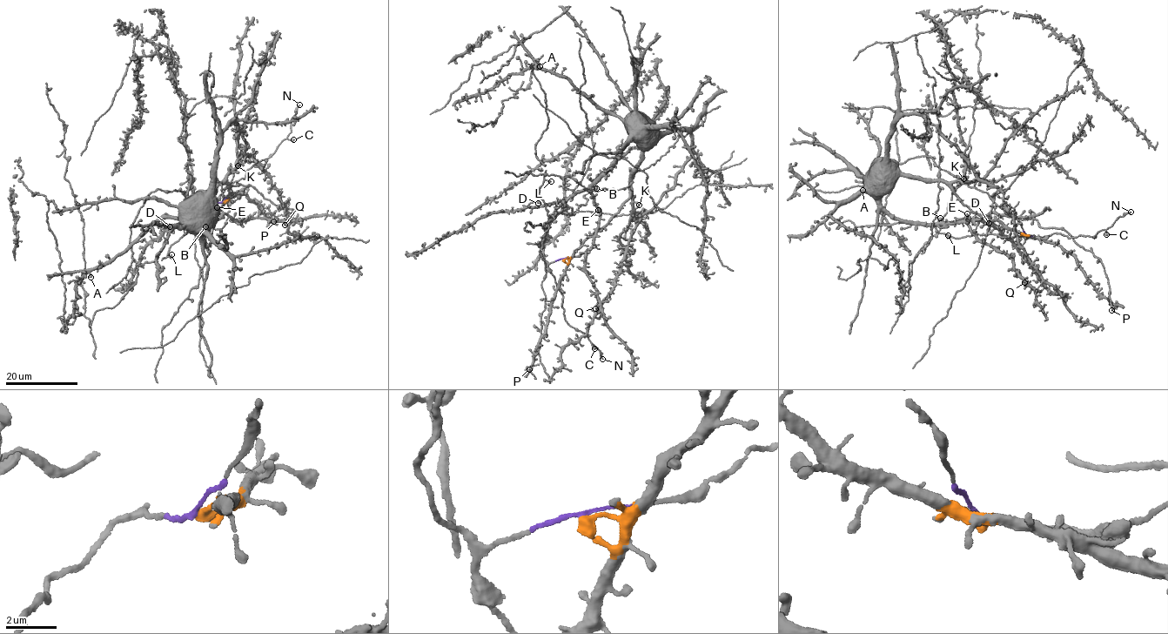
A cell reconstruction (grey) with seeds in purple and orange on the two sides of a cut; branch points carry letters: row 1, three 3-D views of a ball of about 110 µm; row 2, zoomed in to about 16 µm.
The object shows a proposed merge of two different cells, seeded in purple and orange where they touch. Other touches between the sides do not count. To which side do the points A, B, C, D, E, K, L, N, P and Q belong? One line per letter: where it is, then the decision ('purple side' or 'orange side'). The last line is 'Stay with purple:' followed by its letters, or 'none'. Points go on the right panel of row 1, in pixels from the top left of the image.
A: (862, 190) | orange side
B: (940, 218) | orange side
C: (1106, 234) | purple side
D: (989, 223) | orange side
E: (967, 213) | orange side
K: (963, 178) | orange side
L: (948, 235) | purple side
N: (1131, 212) | purple side
P: (1111, 310) | orange side
Q: (1024, 282) | orange side
Stay with purple: C, L, N

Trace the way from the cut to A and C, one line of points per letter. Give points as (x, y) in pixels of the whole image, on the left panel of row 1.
A: (222, 202), (232, 196), (227, 184), (213, 188), (213, 194), (191, 210), (160, 220), (90, 273), (90, 277)
C: (222, 202), (214, 201), (226, 186), (245, 178), (246, 171), (265, 159), (285, 138), (293, 139)

